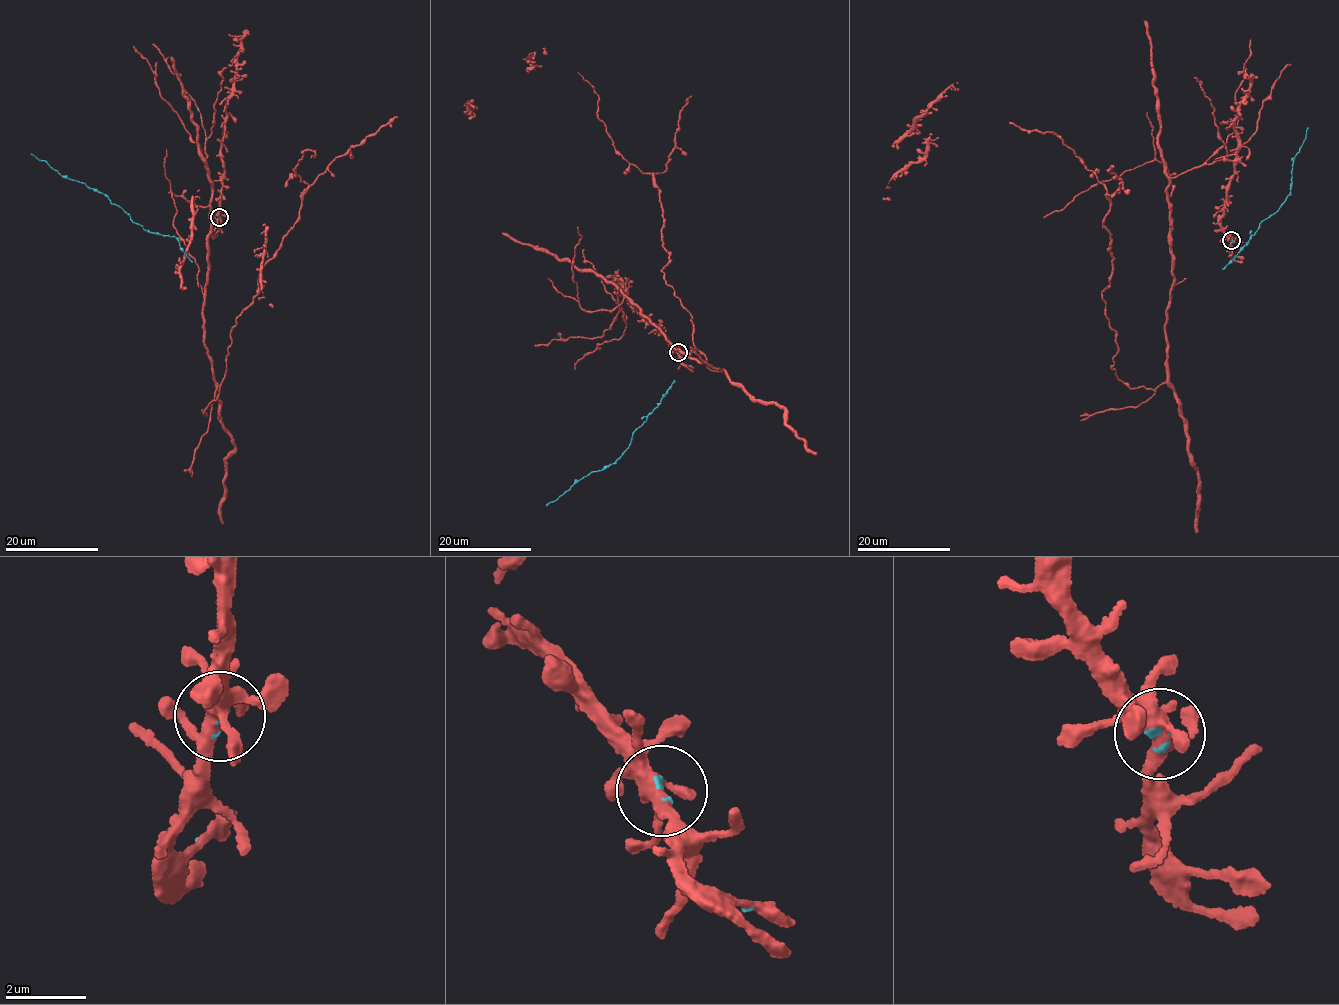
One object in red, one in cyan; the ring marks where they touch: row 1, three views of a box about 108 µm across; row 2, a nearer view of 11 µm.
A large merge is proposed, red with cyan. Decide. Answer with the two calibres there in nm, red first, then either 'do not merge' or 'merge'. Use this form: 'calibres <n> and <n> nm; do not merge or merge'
calibres 360 and 100 nm; merge

